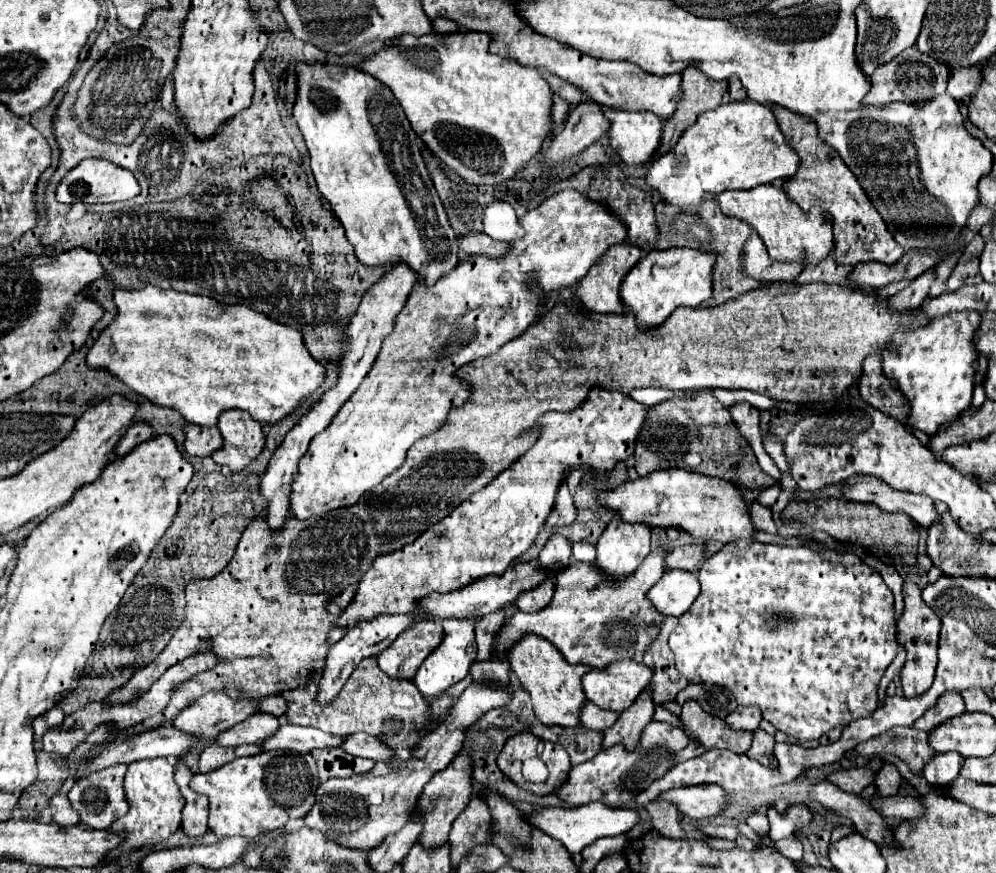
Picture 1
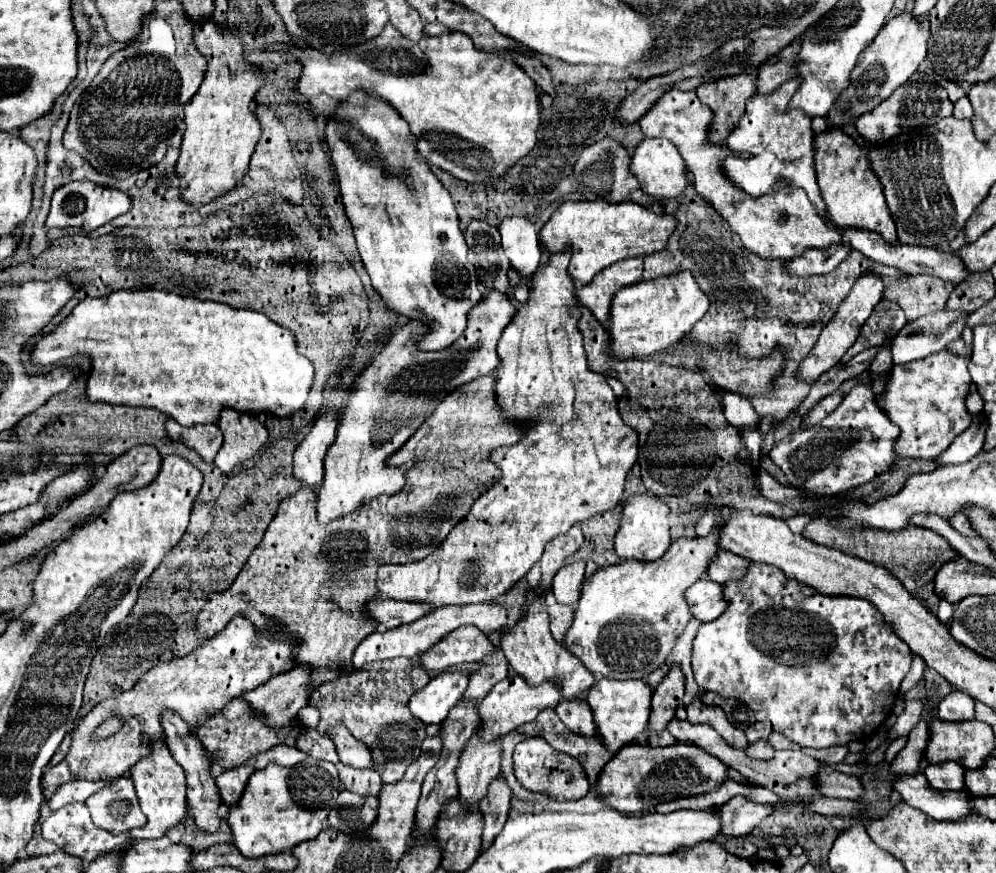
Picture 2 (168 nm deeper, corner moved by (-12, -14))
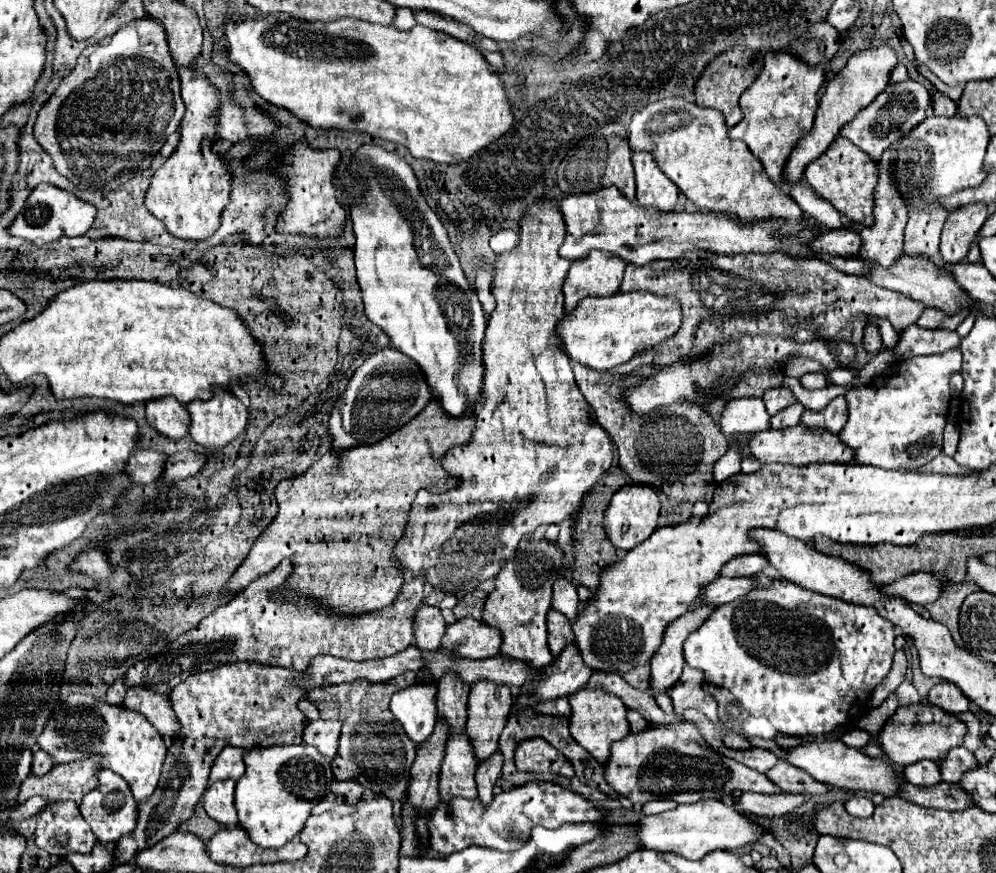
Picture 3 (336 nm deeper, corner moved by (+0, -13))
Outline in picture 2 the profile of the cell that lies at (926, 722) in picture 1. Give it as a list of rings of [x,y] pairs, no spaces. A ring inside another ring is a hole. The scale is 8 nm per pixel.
[[[952,690],[938,704],[940,720],[972,720],[974,718],[974,700],[966,692]]]

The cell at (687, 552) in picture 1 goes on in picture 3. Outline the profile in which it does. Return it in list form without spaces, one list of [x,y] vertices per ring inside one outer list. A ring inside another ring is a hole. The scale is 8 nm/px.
[[[760,553],[756,555],[738,555],[736,559],[730,559],[720,575],[724,577],[752,577],[756,573],[760,573],[764,567],[768,565],[768,559],[762,557]]]

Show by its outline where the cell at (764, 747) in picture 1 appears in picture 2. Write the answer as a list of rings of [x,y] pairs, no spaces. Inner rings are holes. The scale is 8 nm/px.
[[[760,740],[760,742],[754,742],[754,744],[748,744],[746,746],[746,754],[752,756],[752,758],[772,758],[774,756],[774,748],[766,742],[766,740]]]

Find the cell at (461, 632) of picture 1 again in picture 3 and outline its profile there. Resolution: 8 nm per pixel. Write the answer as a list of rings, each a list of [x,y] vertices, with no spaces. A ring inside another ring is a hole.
[[[414,683],[392,695],[390,711],[404,725],[404,731],[416,745],[424,743],[436,725],[436,693],[438,687],[424,687],[424,683]]]

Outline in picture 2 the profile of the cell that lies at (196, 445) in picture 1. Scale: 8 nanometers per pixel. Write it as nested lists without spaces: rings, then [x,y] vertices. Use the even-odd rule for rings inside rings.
[[[168,418],[166,434],[172,440],[178,440],[178,442],[186,444],[188,448],[196,450],[206,462],[214,460],[216,450],[220,450],[220,444],[222,444],[220,428],[216,424],[196,424],[192,428],[184,428],[184,426],[176,424],[176,420]]]

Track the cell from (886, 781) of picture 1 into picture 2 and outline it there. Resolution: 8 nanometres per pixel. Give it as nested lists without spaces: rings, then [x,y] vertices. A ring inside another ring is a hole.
[[[924,714],[920,718],[920,724],[908,734],[906,746],[898,752],[894,762],[890,764],[890,770],[894,776],[898,774],[914,774],[920,770],[920,760],[924,758],[924,744],[928,742],[928,718],[930,714]]]

